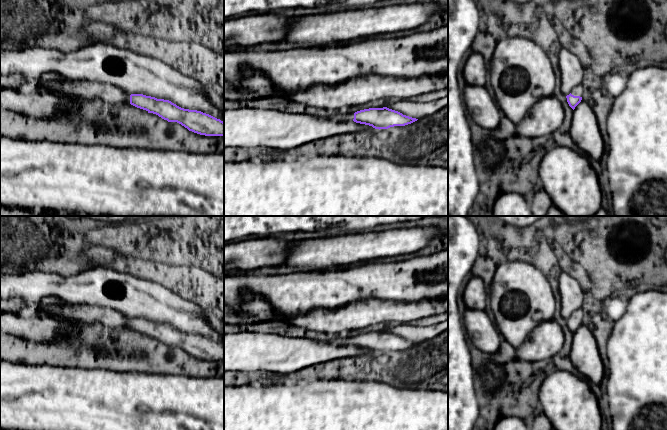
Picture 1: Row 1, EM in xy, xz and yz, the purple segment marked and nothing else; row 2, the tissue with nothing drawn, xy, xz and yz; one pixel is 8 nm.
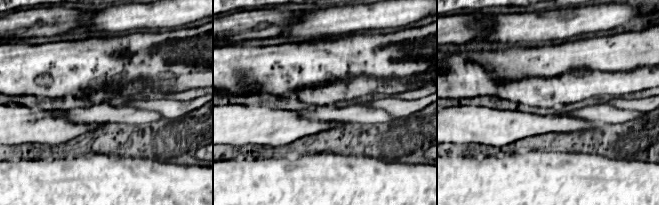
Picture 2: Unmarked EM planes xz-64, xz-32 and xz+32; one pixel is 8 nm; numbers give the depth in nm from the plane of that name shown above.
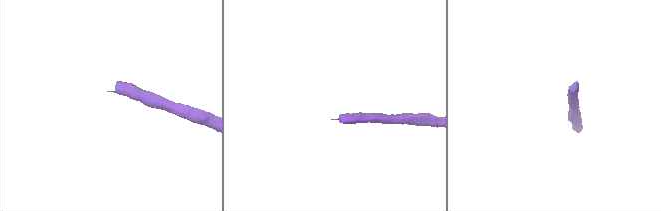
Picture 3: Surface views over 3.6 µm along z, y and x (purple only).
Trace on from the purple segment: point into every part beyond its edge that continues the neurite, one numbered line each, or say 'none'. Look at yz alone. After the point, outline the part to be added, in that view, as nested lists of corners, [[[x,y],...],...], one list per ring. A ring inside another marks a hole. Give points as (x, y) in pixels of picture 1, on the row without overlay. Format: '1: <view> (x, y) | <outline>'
1: yz (578, 314) | [[[582,309],[576,310],[570,317],[572,319],[574,319],[574,320],[582,321],[582,319],[583,319],[583,311],[582,311]]]

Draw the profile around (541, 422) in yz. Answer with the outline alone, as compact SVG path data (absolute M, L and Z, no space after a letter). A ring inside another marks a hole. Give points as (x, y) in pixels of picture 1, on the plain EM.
M543 412L537 416L534 416L533 425L530 430L551 430L551 429L552 429L551 421Z

